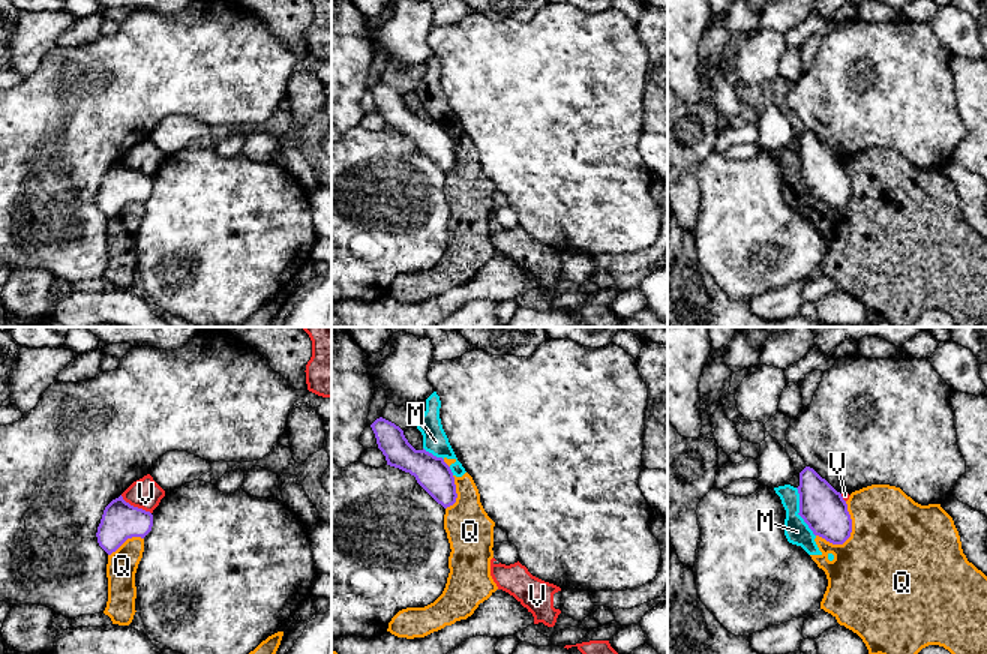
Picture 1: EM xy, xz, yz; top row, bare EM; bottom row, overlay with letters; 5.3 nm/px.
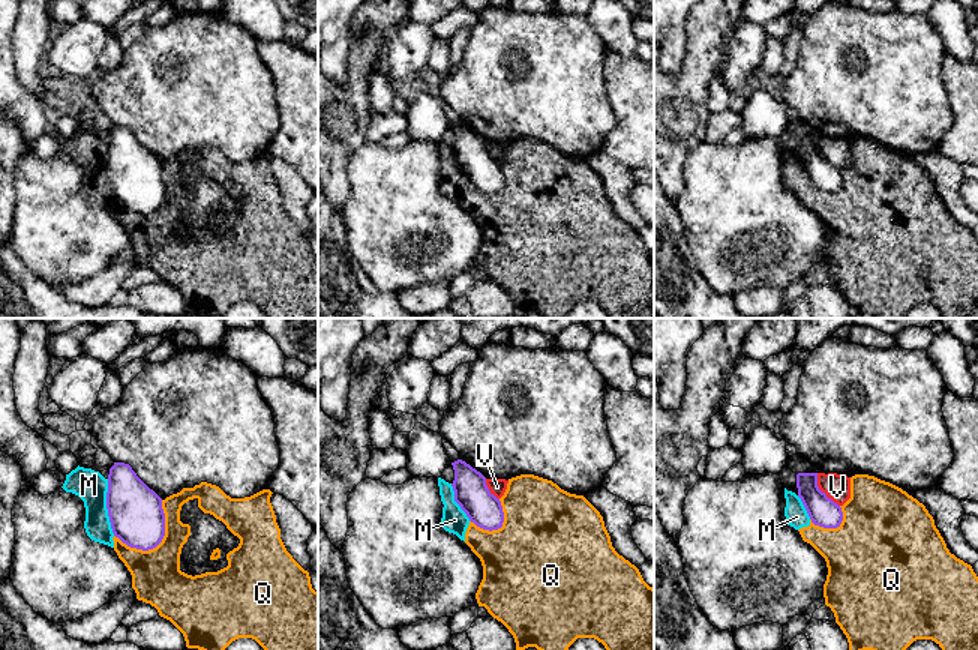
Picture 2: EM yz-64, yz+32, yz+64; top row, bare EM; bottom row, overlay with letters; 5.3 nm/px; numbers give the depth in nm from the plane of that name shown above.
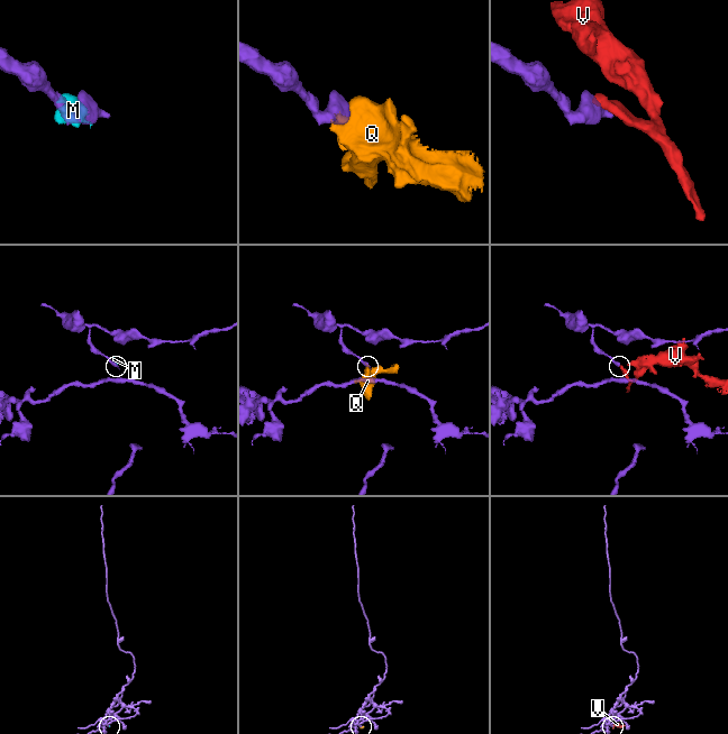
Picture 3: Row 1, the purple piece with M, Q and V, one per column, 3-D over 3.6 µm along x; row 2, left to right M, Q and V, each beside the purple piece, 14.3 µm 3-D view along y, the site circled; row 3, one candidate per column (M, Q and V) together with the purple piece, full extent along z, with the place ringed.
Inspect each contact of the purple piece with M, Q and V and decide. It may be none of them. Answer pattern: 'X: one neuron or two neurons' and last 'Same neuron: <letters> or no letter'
M: two neurons
Q: two neurons
V: two neurons
Same neuron: no letter

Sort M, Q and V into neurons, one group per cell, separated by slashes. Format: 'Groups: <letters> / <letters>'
Groups: M Q / V

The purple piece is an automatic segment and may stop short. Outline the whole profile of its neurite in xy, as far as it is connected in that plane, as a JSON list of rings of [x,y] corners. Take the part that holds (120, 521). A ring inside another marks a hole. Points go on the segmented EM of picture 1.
[[[120,495],[105,507],[96,537],[99,546],[111,555],[128,538],[144,538],[152,531],[152,526],[153,514],[130,506]]]

